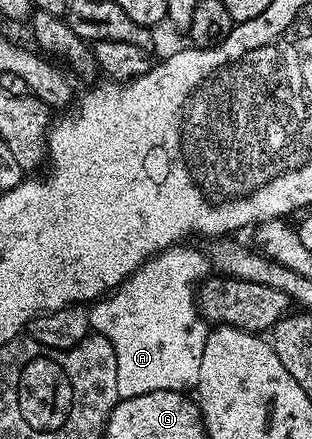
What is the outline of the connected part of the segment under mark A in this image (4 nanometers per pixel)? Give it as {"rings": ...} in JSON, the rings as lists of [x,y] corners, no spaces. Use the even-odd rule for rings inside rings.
{"rings":[[[193,244],[168,246],[154,258],[148,258],[137,271],[117,289],[94,301],[88,307],[89,328],[102,334],[115,350],[115,384],[118,399],[143,396],[147,392],[180,390],[189,392],[199,380],[199,364],[203,361],[203,348],[207,344],[211,326],[201,317],[197,296],[202,282],[210,277],[211,258]]]}

